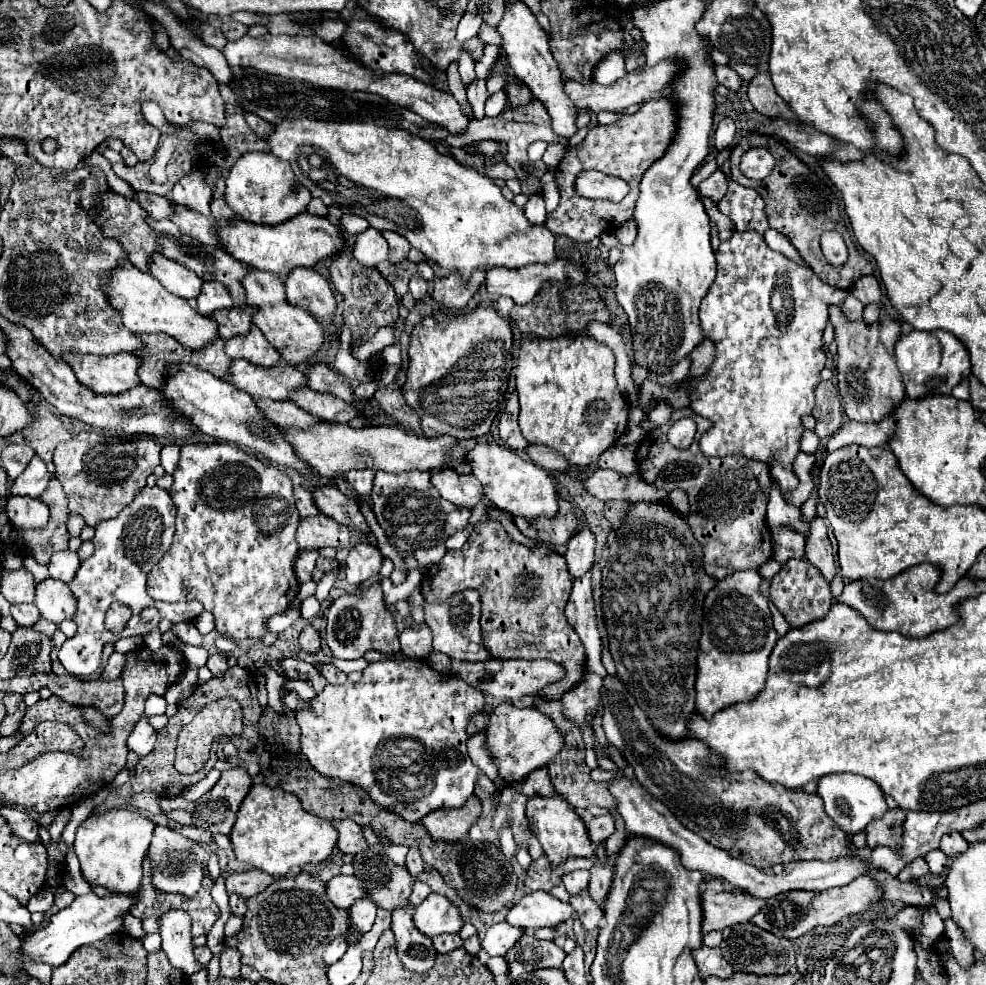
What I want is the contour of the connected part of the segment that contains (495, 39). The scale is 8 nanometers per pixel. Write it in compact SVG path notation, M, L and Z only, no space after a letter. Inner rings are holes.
M481 24L477 36L479 36L483 42L487 42L487 44L497 44L497 46L501 46L501 44L499 44L499 42L501 42L499 32L497 32L493 26L489 26L489 24Z

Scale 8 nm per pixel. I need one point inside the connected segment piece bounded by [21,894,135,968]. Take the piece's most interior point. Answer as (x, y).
(90, 918)

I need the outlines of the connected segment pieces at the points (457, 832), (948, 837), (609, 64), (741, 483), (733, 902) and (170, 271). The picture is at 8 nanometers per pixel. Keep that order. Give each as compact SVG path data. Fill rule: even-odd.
M471 796L471 800L467 800L463 808L431 812L421 822L433 840L443 840L451 844L461 842L467 836L477 816L481 816L481 802L477 796Z
M951 832L951 834L945 834L945 836L941 838L941 850L943 850L949 858L965 852L967 848L969 848L969 844L963 840L963 836L961 836L959 832Z
M611 54L603 62L597 64L593 80L597 84L613 84L613 82L621 80L625 74L627 74L627 70L625 70L623 56L621 54Z
M691 406L679 408L671 414L669 424L655 428L641 440L637 448L637 466L641 478L657 488L671 492L681 488L689 496L689 512L679 514L691 526L695 540L703 546L703 568L711 578L725 578L737 570L759 570L773 558L773 538L767 526L765 508L771 492L769 468L763 462L747 460L743 456L707 458L699 450L699 438L709 430L709 420L693 412ZM693 416L697 422L697 434L687 450L679 450L667 442L669 426L683 418Z
M701 892L701 908L703 908L703 924L701 934L711 930L723 930L727 926L749 922L759 908L763 908L763 900L753 898L747 892Z
M163 254L151 256L151 266L149 272L175 296L179 298L197 298L201 292L203 280L195 276L195 272L183 268L181 264L175 264L173 260L167 260Z

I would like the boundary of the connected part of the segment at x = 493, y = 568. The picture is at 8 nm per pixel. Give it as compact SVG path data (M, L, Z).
M481 520L461 550L447 550L441 562L423 570L421 592L429 604L443 602L467 588L477 590L481 596L481 634L493 658L547 658L565 666L567 678L542 688L537 694L540 699L560 698L583 678L585 650L565 616L571 574L561 552L545 544L529 548L511 540L497 520Z

